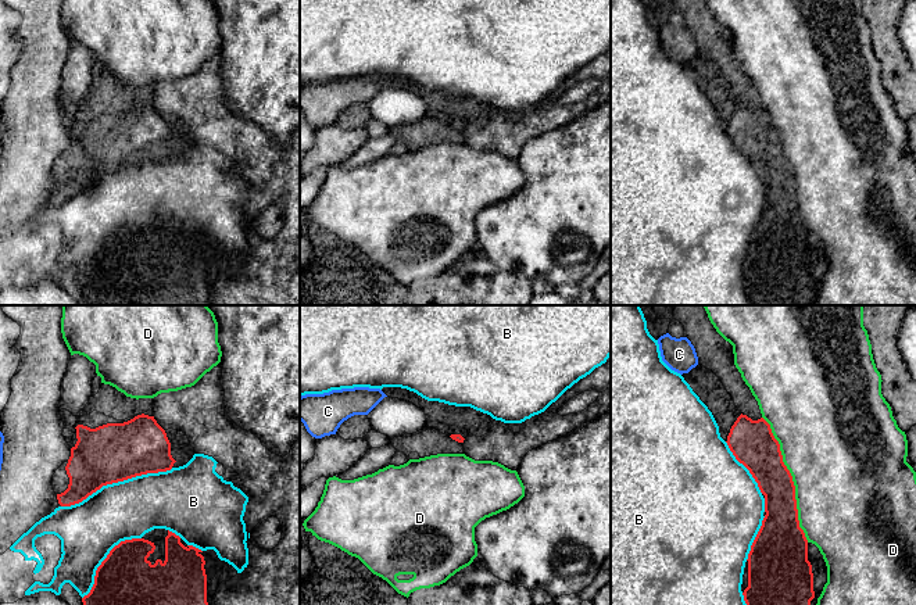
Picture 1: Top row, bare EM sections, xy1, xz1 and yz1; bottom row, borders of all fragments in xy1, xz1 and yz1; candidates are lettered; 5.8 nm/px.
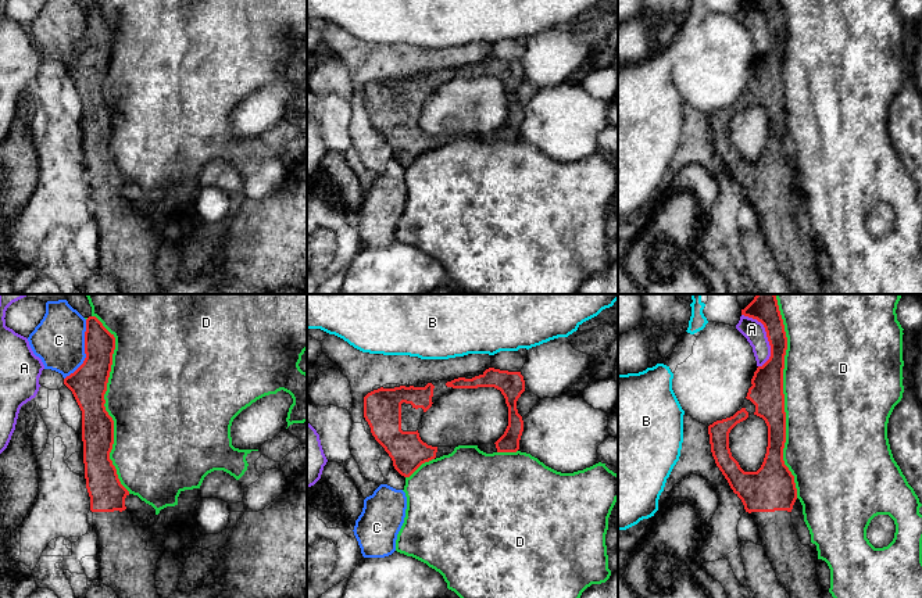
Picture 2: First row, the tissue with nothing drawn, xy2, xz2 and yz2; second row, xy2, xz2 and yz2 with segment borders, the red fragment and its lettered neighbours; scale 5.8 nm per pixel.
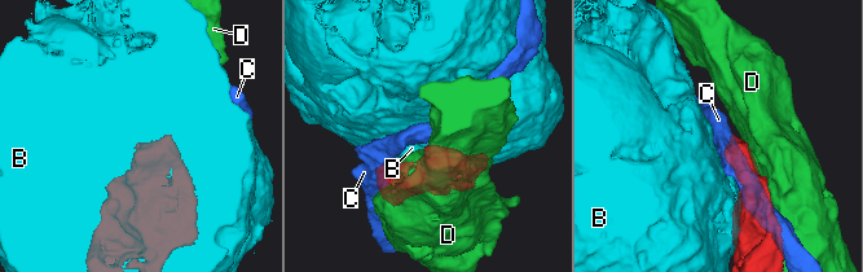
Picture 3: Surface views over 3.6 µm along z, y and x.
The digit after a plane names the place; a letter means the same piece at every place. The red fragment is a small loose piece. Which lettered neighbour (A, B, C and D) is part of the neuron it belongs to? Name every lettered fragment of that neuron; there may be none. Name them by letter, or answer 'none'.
none

